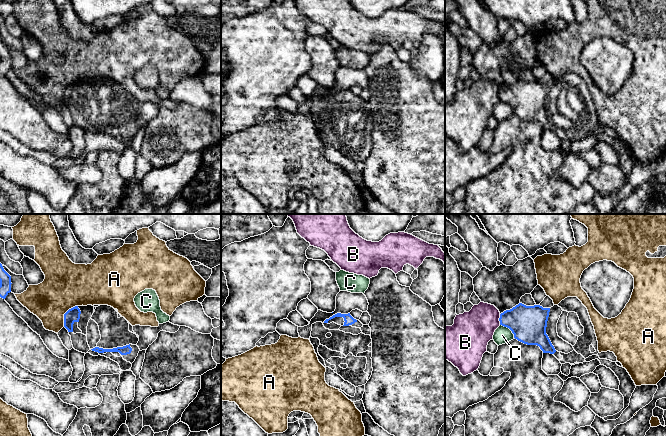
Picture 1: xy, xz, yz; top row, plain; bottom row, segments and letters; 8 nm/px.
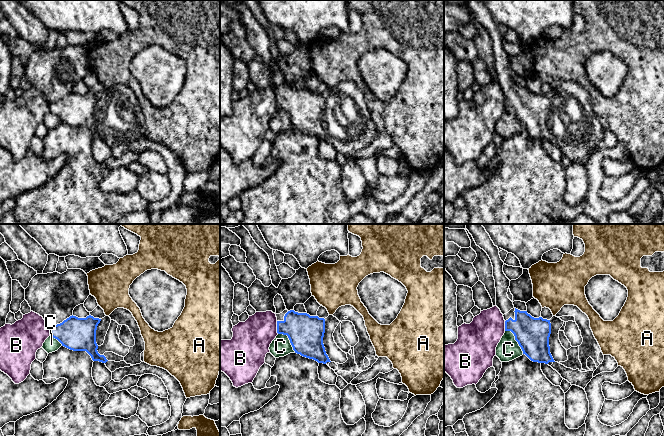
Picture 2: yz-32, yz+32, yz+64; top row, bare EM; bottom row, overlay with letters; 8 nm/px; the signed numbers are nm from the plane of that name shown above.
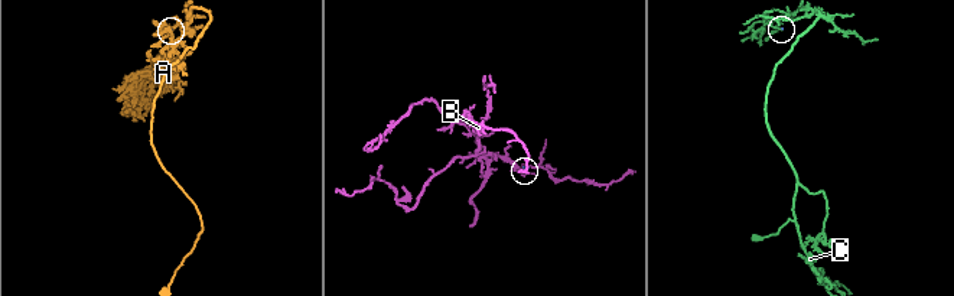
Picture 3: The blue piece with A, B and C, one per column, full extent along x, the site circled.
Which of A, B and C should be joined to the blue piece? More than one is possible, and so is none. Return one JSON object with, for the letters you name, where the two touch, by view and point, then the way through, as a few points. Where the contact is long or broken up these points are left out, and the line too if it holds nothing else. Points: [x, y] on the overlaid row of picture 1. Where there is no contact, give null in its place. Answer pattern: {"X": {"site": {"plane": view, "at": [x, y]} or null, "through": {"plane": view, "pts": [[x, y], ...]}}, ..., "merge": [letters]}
{"merge": []}

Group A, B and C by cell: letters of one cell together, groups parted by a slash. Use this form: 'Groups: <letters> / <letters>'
Groups: A / B / C

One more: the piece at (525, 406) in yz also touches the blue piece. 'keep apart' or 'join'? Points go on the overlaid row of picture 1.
keep apart

